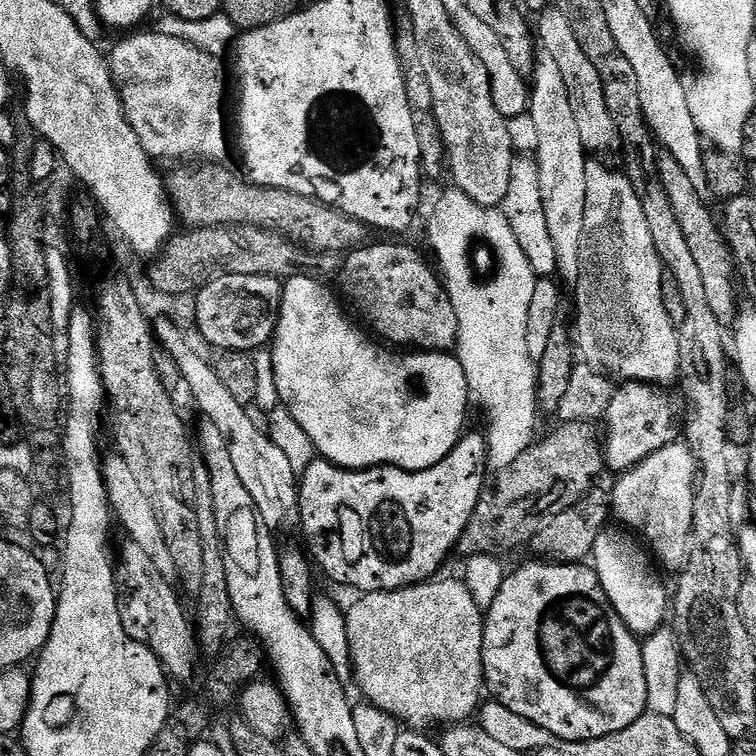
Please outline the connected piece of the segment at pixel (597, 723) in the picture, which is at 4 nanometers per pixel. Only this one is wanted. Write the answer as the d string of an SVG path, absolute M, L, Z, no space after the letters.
M536 562L540 564L524 564L517 572L509 571L502 582L501 592L494 604L486 610L484 618L484 679L487 691L492 691L497 701L504 704L514 714L522 714L534 726L542 726L542 730L550 730L563 740L593 740L606 734L618 734L618 730L626 730L630 722L638 722L640 716L648 712L648 690L646 670L642 662L641 641L626 627L622 618L614 610L608 600L606 590L602 590L595 567L579 564L557 564L555 562Z

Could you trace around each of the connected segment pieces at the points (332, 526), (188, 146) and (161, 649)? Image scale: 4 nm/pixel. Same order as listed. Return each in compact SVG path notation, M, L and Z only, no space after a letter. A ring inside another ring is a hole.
M469 431L461 436L460 441L450 450L446 458L442 458L440 464L435 464L433 468L427 468L421 472L408 472L404 468L393 468L391 466L381 466L378 468L365 468L363 470L349 470L341 468L338 464L332 464L326 459L317 458L312 465L303 471L302 479L299 481L300 506L298 509L298 524L304 527L304 536L308 539L307 551L311 559L333 580L336 584L349 584L352 588L357 588L357 593L365 592L397 592L399 588L409 588L411 584L425 583L437 575L436 572L448 560L448 555L457 551L462 534L474 514L474 510L480 501L480 494L486 487L484 475L490 472L488 466L488 441L485 433Z
M154 30L132 34L116 49L110 52L112 79L120 93L120 100L140 100L138 118L130 118L130 126L134 134L142 142L149 156L169 156L176 160L179 156L197 156L200 162L220 162L228 152L228 124L224 121L224 68L221 57L211 56L186 42L182 38L166 38L166 34L158 34Z
M129 539L125 544L124 553L121 556L119 553L120 565L116 569L116 605L122 626L131 640L146 646L158 657L173 681L188 680L195 674L200 656L196 653L198 636L193 625L192 628L188 625L180 596L172 589L173 581L162 575L150 554L146 554L138 542Z

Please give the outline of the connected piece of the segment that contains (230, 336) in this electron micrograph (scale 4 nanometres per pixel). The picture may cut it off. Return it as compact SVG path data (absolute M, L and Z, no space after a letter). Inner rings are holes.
M220 276L195 293L196 324L204 340L224 352L255 353L276 335L281 281L269 276Z

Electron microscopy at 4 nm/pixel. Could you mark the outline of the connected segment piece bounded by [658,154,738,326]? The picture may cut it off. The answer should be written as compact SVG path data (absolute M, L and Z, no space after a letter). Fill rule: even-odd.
M667 154L659 157L658 178L670 198L670 206L674 206L674 214L677 215L678 222L686 234L686 242L698 261L698 270L702 270L702 282L706 282L706 298L710 301L710 310L714 310L714 318L718 318L721 324L731 325L738 315L736 292L732 289L734 257L723 231L718 227L717 217L716 220L712 217L711 210L704 205L705 197L700 196L698 190L694 190L686 170L678 166L678 161L674 157Z

